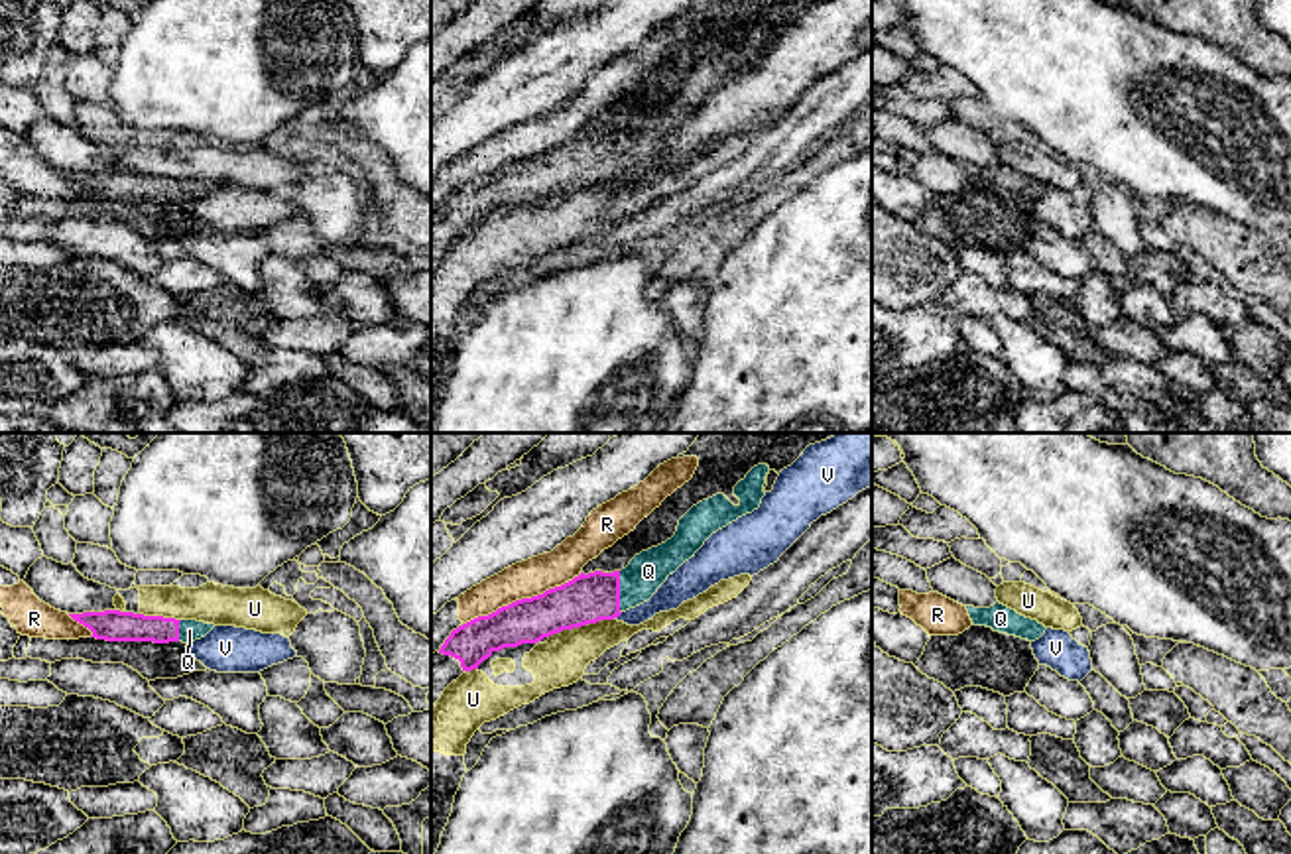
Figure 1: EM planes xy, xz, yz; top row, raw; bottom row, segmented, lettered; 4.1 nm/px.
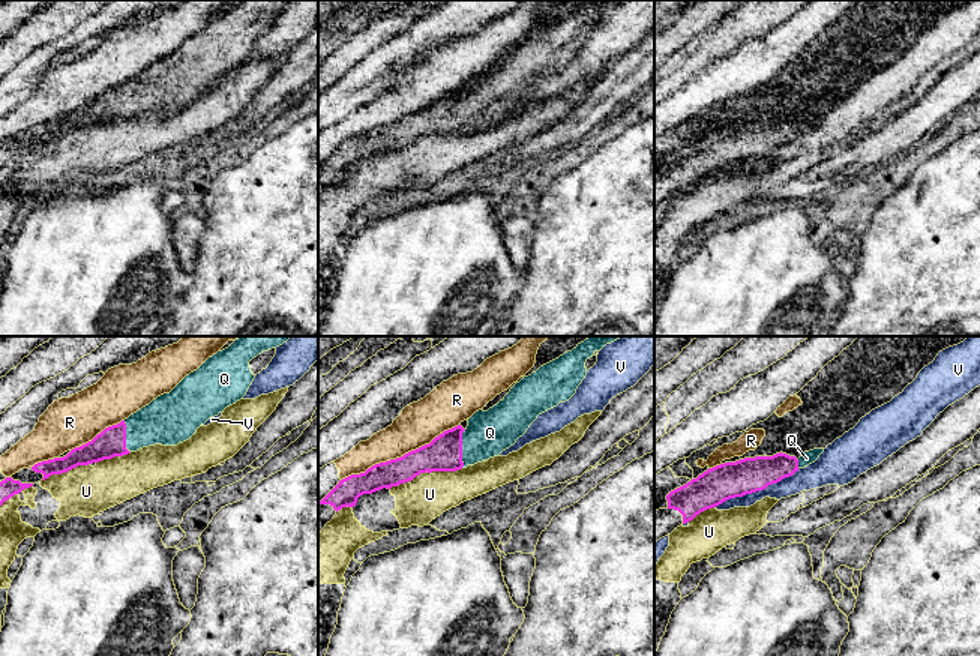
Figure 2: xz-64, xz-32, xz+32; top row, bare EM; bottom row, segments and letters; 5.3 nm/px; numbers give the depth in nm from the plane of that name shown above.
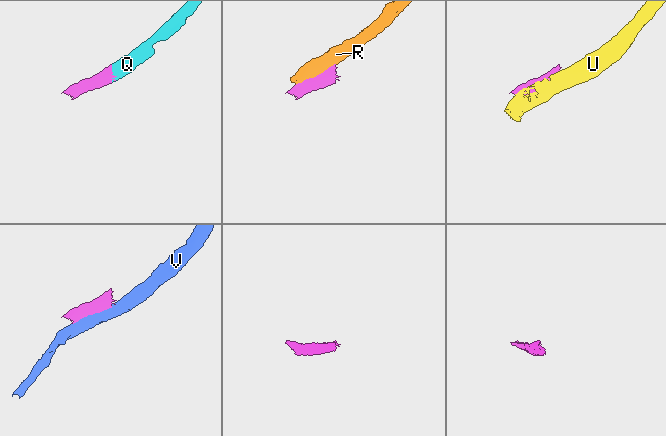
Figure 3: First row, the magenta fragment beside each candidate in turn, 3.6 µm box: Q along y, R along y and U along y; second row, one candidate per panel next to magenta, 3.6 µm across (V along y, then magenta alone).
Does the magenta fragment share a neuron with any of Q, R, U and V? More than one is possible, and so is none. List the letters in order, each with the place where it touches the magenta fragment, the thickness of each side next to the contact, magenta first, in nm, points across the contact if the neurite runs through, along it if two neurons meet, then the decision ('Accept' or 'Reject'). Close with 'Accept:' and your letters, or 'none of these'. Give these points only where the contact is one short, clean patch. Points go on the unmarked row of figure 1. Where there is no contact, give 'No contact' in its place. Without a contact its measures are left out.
Q: Touches magenta at xz (618, 152). Thickness 200 nm (magenta) against 160 nm. Path across: xz (587, 158), (618, 152), (632, 146), (648, 130). Accept
R: Touches magenta at xz (522, 158). Thickness 190 nm (magenta) against 150 nm. Reject
U: Touches magenta at xz (581, 183). Thickness 200 nm (magenta) against 200 nm. Reject
V: Touches magenta at xz (618, 174). Thickness 200 nm (magenta) against 110 nm. Reject
Accept: Q

